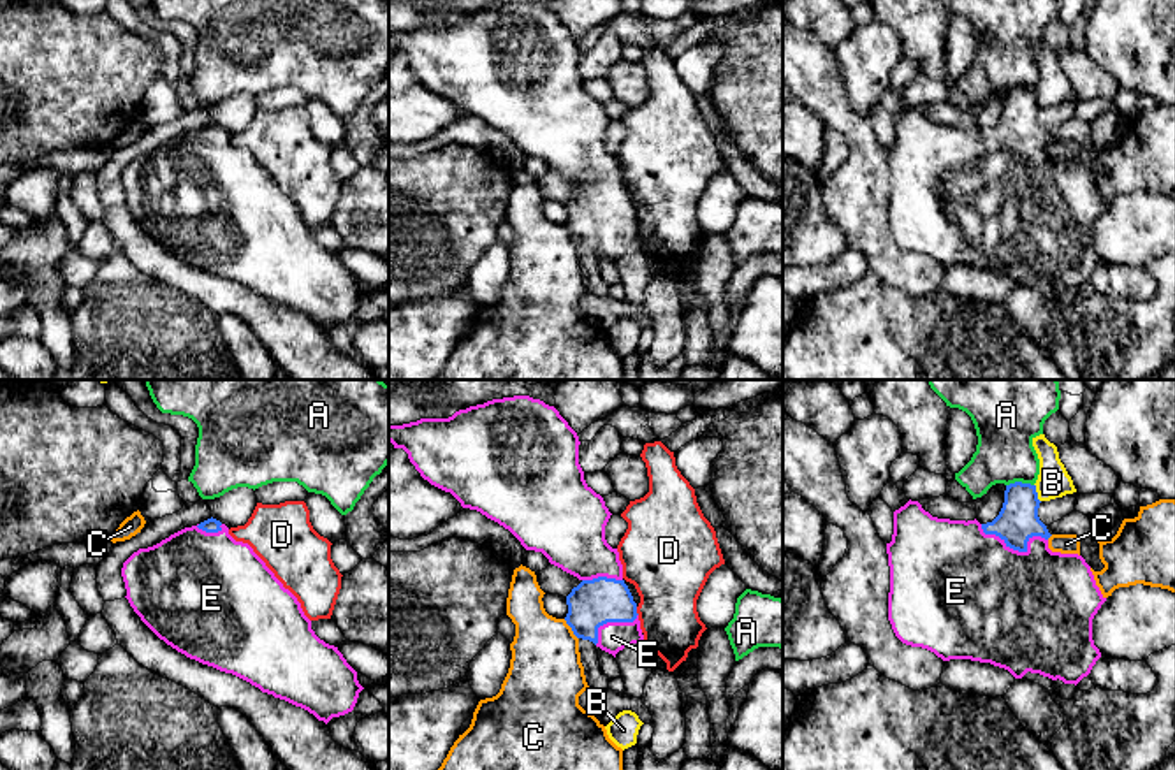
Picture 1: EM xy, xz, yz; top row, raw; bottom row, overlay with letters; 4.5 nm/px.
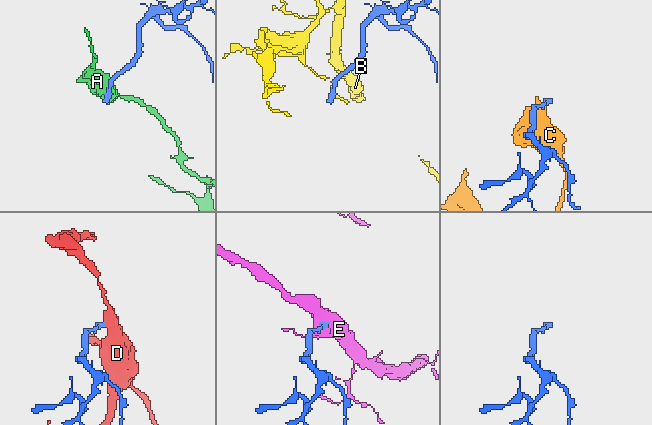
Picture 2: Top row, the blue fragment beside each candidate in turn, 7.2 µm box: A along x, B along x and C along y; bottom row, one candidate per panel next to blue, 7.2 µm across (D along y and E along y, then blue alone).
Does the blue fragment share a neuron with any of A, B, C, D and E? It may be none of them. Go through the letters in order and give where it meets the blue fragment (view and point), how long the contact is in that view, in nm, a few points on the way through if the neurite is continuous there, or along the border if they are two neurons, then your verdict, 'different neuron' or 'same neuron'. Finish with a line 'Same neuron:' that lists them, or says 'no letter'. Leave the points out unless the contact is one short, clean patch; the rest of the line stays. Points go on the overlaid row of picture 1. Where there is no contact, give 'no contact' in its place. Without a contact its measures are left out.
A: contact yz (1019, 482); length 130 nm; border yz (1033, 484), (1010, 482), (1007, 486); different neuron
B: contact yz (1036, 493); length 90 nm; border yz (1035, 484), (1040, 501); different neuron
C: contact xz (572, 630); length 120 nm; border xz (563, 619), (577, 639); different neuron
D: contact xz (635, 610); length 40 nm; border xz (635, 607), (639, 614); different neuron
E: contact yz (1015, 549); length 320 nm; same neuron
Same neuron: E

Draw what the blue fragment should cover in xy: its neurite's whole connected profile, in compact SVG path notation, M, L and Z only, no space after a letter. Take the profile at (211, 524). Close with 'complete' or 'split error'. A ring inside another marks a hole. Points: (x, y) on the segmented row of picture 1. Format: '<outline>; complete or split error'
M211 517L153 547L139 548L123 563L121 577L125 598L141 621L186 657L232 673L325 724L354 710L364 689L357 672L338 647L315 635L297 598L220 520Z; split error

